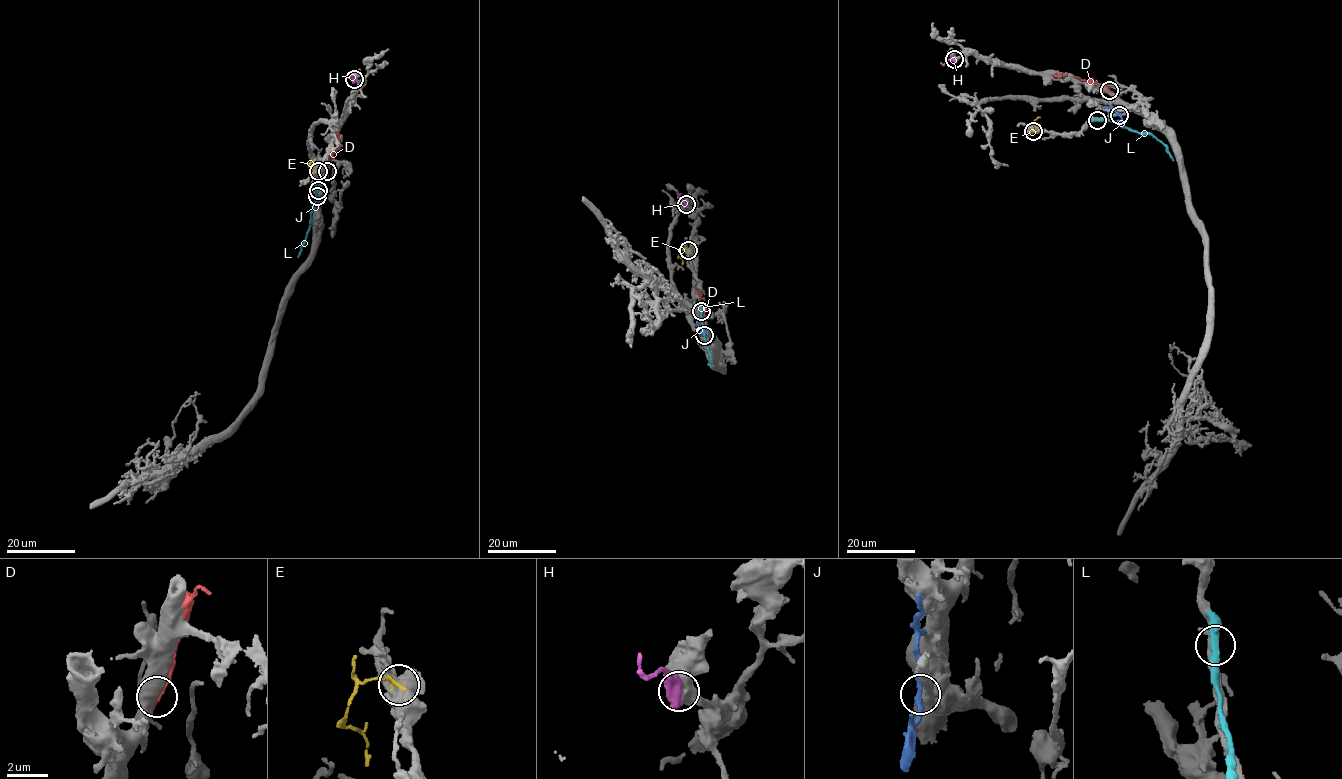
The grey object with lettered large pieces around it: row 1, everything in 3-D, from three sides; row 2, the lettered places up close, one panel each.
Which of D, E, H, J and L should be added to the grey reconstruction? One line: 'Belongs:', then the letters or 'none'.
Belongs: H

